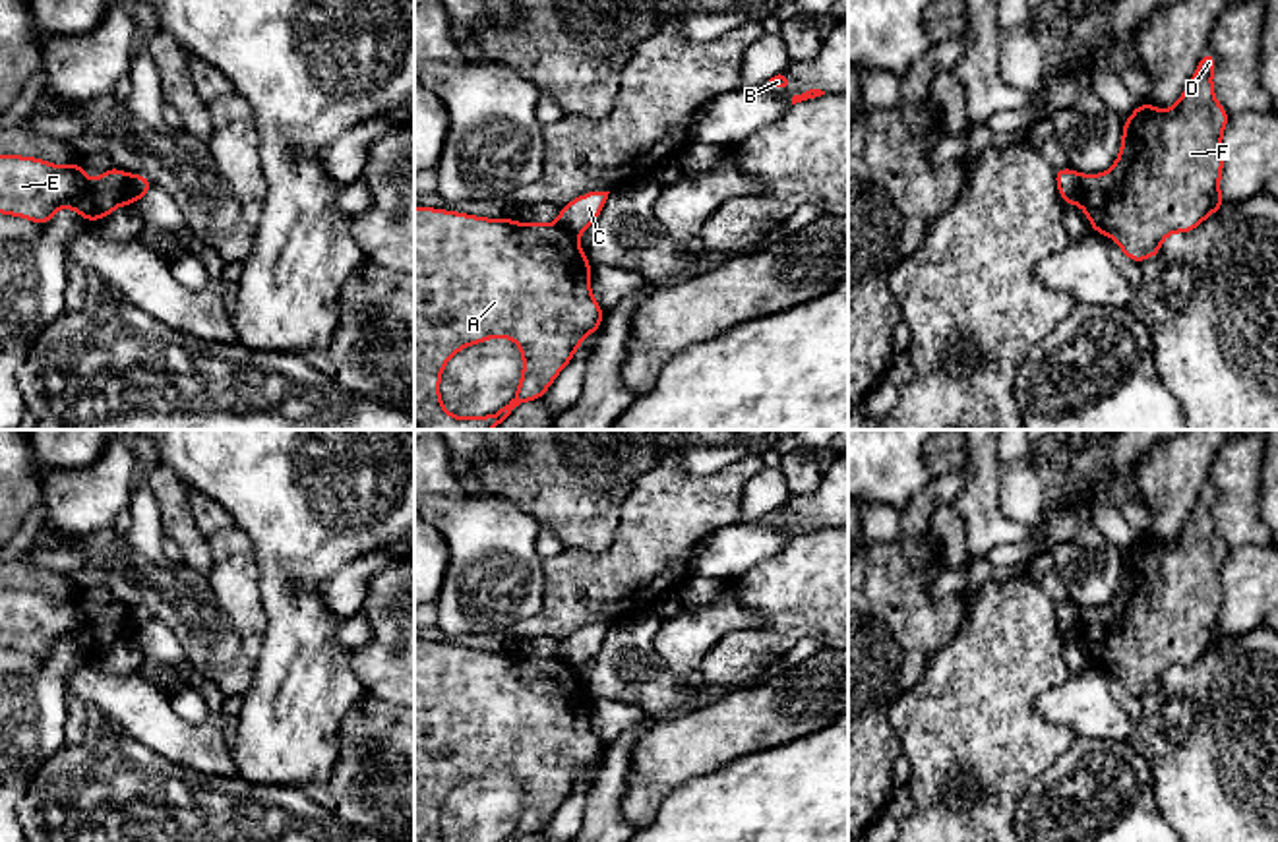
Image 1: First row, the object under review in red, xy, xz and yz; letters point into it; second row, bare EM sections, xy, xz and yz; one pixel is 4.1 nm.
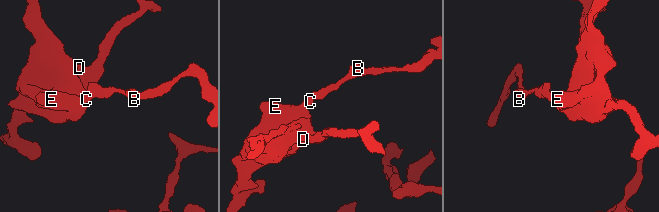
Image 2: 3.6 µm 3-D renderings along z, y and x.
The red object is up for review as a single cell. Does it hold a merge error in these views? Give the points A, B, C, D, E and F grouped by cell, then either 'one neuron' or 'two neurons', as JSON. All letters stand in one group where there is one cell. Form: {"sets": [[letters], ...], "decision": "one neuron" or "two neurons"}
{"sets": [["A", "D", "E", "F"], ["B", "C"]], "decision": "two neurons"}

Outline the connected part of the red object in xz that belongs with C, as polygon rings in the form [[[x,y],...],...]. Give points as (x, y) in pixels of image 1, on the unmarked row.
[[[589,625],[571,633],[567,639],[560,641],[558,658],[575,668],[583,666],[598,652],[608,627],[610,625]]]

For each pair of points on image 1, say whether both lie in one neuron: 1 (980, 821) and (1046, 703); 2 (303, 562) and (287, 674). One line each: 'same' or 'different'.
1: different
2: same

